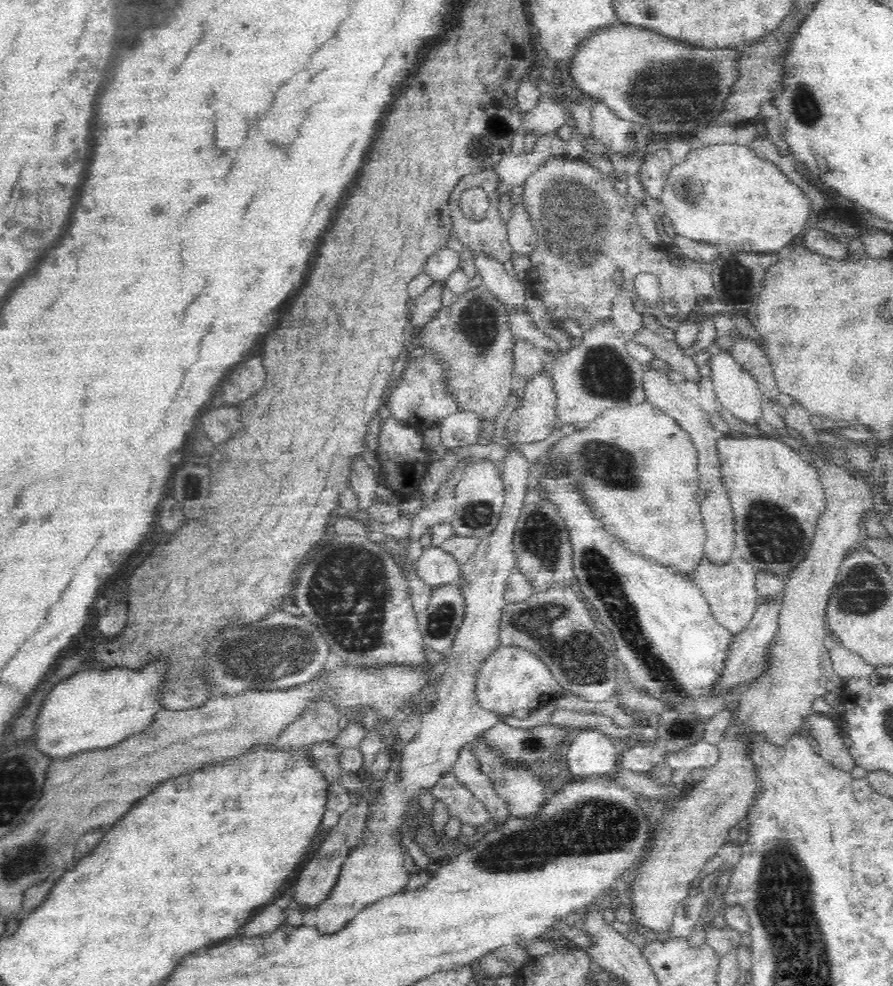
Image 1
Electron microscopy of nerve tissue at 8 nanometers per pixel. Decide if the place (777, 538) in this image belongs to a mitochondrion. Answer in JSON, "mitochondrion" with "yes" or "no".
{"mitochondrion":"yes"}

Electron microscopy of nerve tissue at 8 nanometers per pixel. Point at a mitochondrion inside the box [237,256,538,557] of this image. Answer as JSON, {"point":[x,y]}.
{"point":[477,515]}

